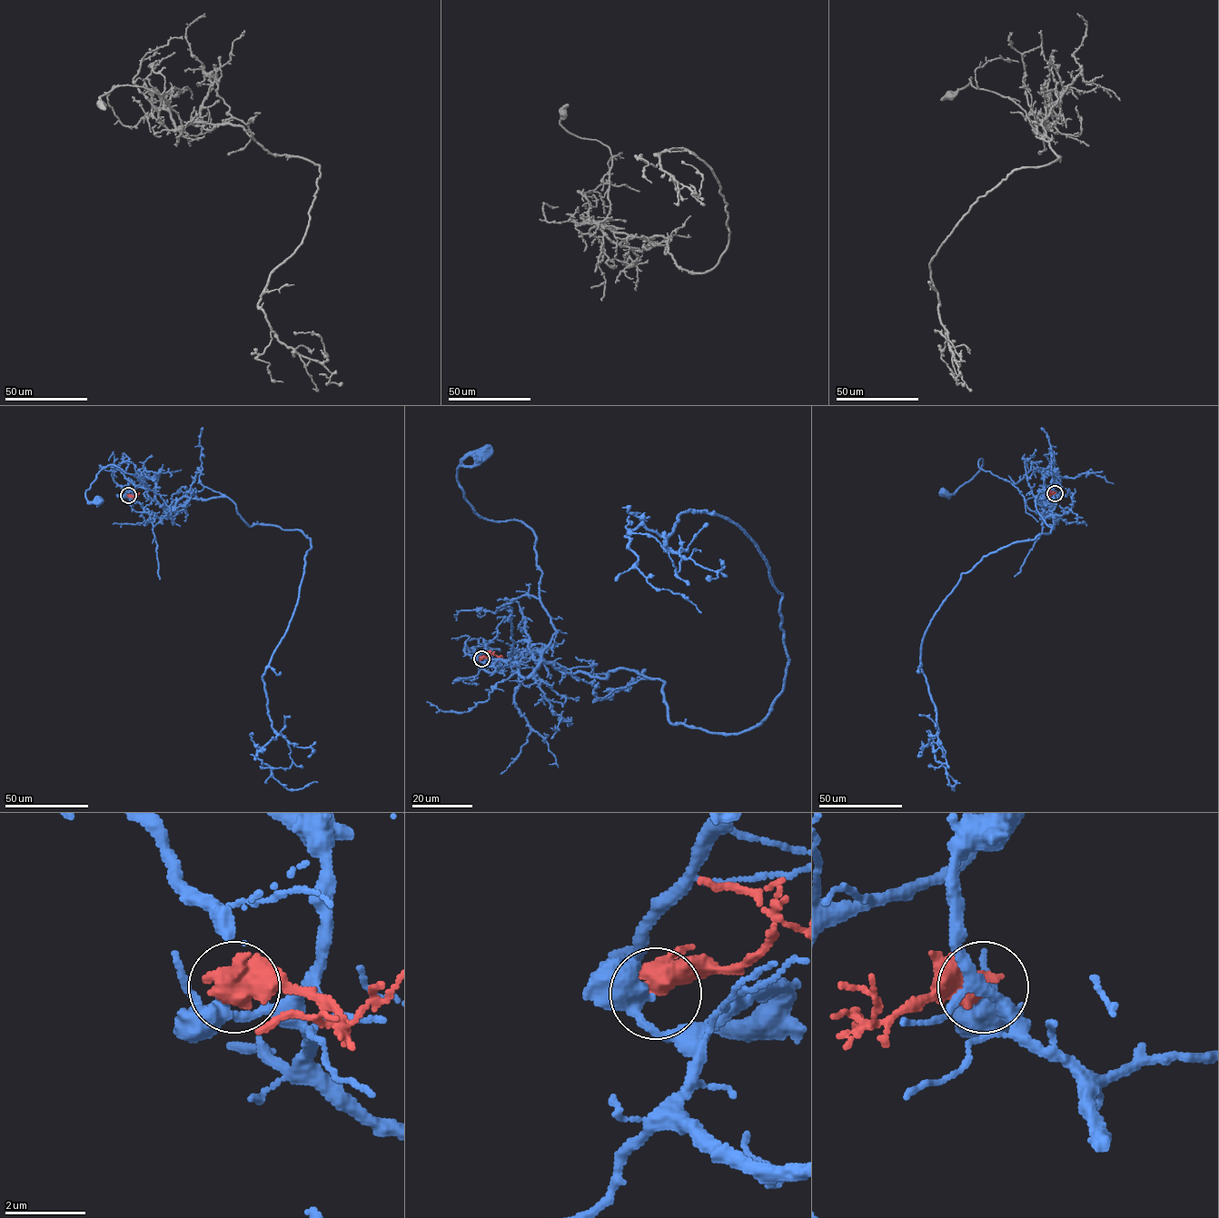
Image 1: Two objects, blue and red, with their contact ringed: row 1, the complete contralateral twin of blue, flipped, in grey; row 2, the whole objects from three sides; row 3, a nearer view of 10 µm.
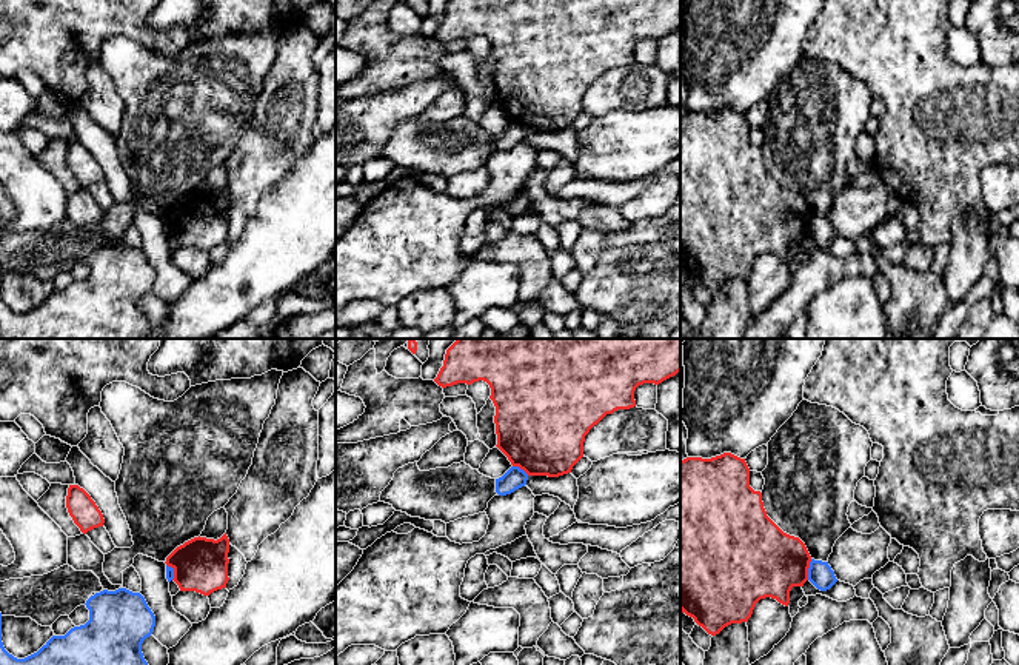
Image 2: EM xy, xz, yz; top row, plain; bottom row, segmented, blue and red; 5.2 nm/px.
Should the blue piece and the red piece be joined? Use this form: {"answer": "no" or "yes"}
{"answer": "no"}

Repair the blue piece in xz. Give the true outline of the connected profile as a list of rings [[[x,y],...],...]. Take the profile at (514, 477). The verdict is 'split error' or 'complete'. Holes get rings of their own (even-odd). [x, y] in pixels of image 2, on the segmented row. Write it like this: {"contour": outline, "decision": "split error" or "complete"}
{"contour": [[[511,466],[502,477],[496,479],[496,493],[506,496],[526,485],[528,474],[519,466]]], "decision": "complete"}

